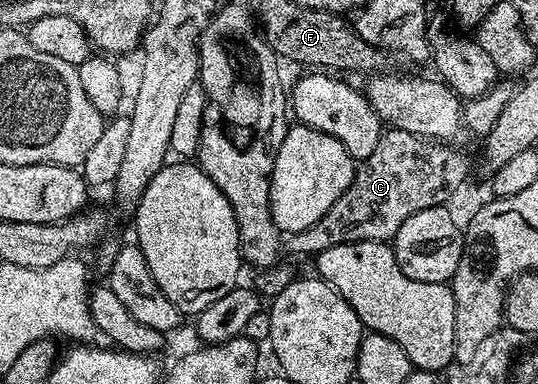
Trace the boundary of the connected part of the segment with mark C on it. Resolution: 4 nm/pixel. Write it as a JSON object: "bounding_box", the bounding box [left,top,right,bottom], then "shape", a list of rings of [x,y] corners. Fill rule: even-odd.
{"bounding_box":[285,130,469,258],"shape":[[[405,130],[384,131],[373,153],[358,163],[354,180],[345,193],[313,226],[290,233],[285,248],[299,256],[314,258],[330,246],[359,241],[389,242],[401,223],[418,210],[440,207],[463,184],[469,172],[466,158],[452,145],[425,139]]]}

